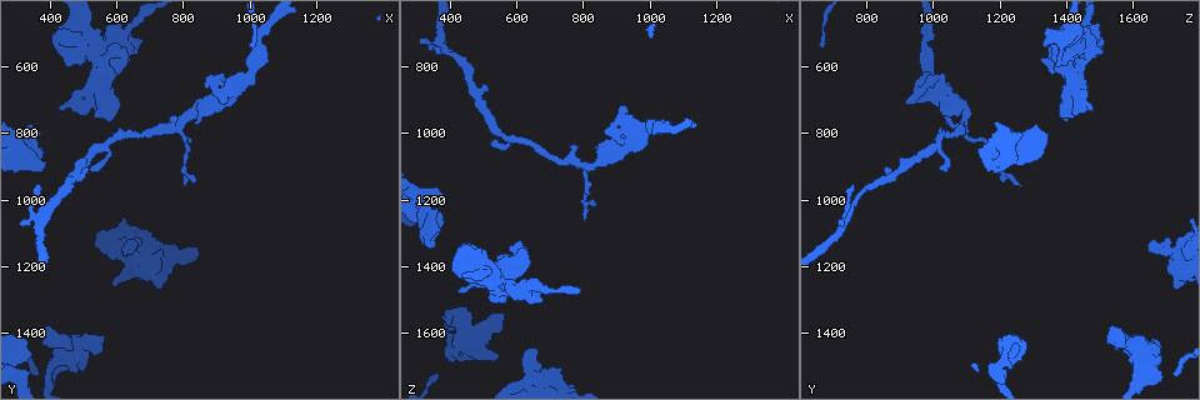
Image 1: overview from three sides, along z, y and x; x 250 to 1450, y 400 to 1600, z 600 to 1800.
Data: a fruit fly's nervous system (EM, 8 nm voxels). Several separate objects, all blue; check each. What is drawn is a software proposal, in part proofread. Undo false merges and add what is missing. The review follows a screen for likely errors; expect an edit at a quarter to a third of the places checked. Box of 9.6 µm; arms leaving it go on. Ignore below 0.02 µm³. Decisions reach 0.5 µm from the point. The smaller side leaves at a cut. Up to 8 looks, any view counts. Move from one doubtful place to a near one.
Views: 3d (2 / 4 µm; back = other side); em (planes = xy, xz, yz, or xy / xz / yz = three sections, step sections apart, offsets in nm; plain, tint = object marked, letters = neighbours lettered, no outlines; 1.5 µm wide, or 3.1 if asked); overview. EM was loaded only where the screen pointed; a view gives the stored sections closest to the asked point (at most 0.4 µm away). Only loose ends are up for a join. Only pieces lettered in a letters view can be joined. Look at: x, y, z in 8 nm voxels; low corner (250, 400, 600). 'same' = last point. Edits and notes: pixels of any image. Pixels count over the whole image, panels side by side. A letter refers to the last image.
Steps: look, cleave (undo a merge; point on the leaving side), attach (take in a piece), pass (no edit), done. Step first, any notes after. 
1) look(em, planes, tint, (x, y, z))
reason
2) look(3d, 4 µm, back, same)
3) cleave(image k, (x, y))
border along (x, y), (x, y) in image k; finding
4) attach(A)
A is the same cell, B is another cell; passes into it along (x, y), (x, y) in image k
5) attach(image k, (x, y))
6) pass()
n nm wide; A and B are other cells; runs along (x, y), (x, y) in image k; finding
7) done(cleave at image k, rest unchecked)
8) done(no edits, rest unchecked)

look(em, xy, step 8, letters, (810, 960, 1270))
an open end

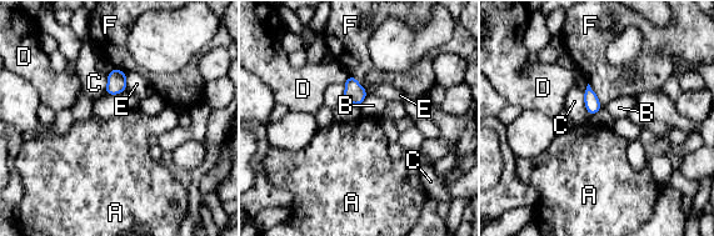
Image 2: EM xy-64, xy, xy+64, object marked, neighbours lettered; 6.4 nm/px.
pass()
F touches over 180 nm; A, B, C, D, E and F are other cells; border along (588, 83), (602, 106) in image 2; no lettered piece goes on from it

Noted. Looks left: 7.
look(3d, 4 µm, (610, 520, 1480))
a fork

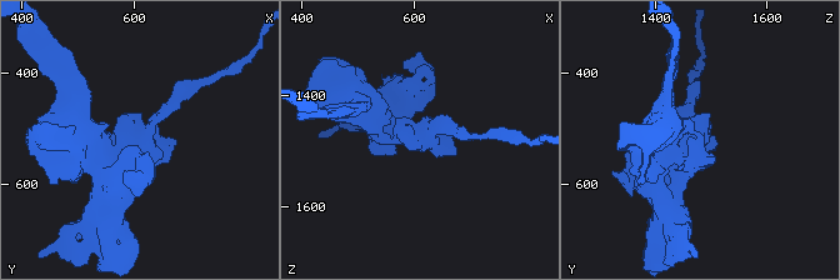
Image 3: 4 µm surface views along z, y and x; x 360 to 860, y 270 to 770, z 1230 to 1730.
look(em, xy, step 8, tint, (615, 510, 1475))

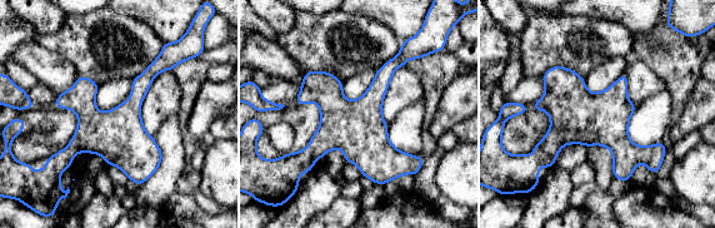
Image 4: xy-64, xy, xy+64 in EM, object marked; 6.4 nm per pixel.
look(em, planes, letters, same)
another direction

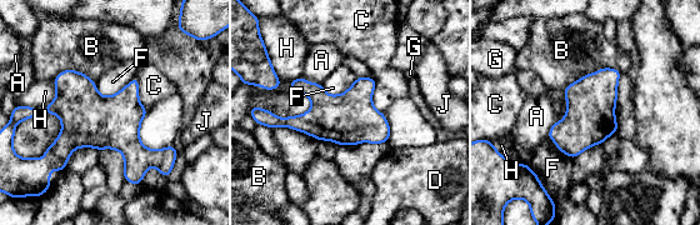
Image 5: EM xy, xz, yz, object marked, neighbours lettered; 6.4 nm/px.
pass()
A, B, C, D, F, G, H and J are other cells; one neuron here

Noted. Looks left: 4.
look(3d, 2 µm, (330, 1420, 1190))
free end

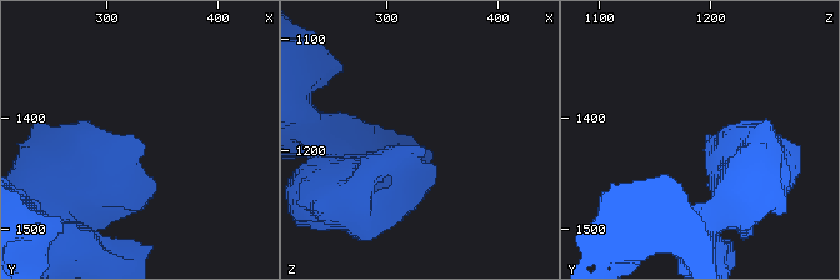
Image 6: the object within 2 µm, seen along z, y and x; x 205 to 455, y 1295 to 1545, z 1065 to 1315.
look(em, xz, step 8, letters, (324, 1418, 1196))
now the EM

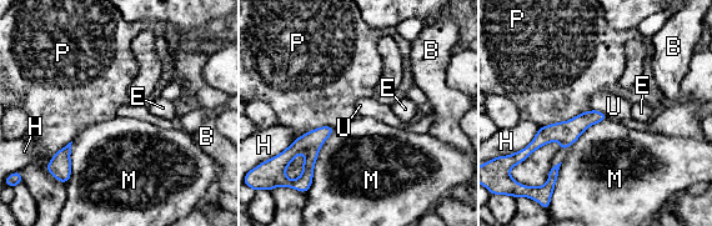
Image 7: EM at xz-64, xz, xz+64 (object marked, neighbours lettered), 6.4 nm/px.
look(em, planes, letters, same)
cut it another way

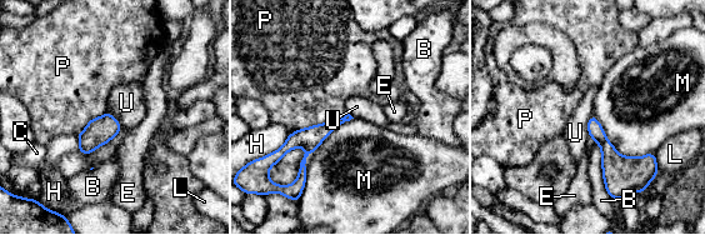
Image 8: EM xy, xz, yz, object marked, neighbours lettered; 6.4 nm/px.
pass()
B, C, E, H, L, M, P and U are other cells; runs along (346, 118), (309, 145), (303, 173) in image 8; no lettered piece goes on from it

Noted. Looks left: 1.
done(no edits, rest unchecked)

